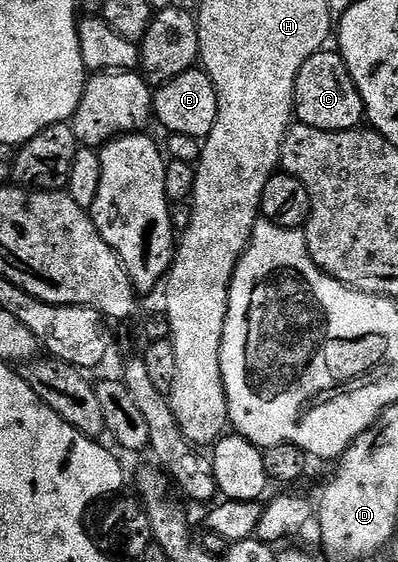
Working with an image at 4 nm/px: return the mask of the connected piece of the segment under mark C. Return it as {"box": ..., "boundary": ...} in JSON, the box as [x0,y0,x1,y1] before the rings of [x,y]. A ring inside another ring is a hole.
{"box":[294,50,364,131],"boundary":[[[338,50],[313,53],[313,57],[301,65],[295,86],[294,118],[313,129],[326,131],[354,131],[364,122],[363,98]]]}

